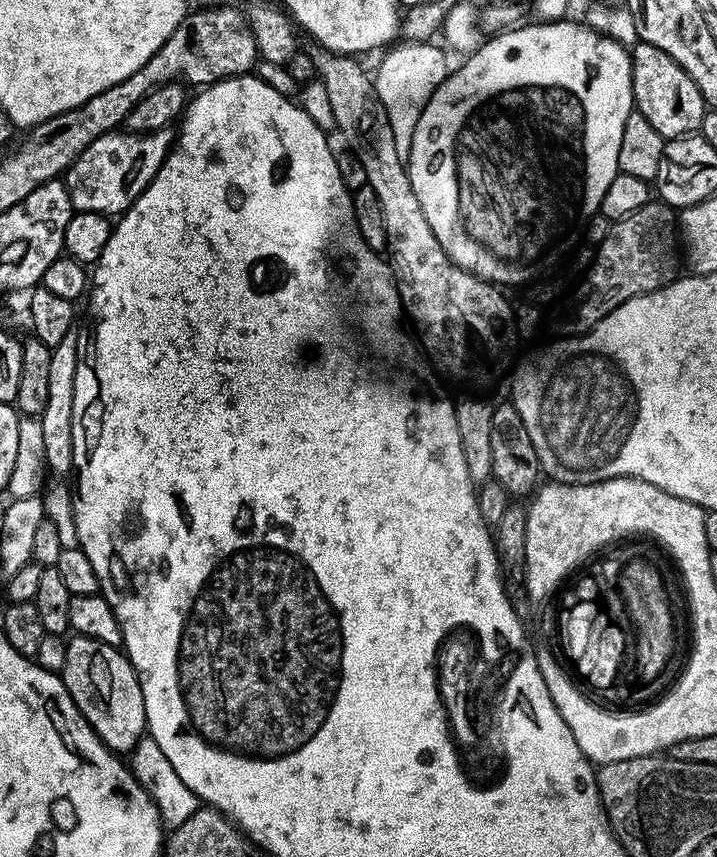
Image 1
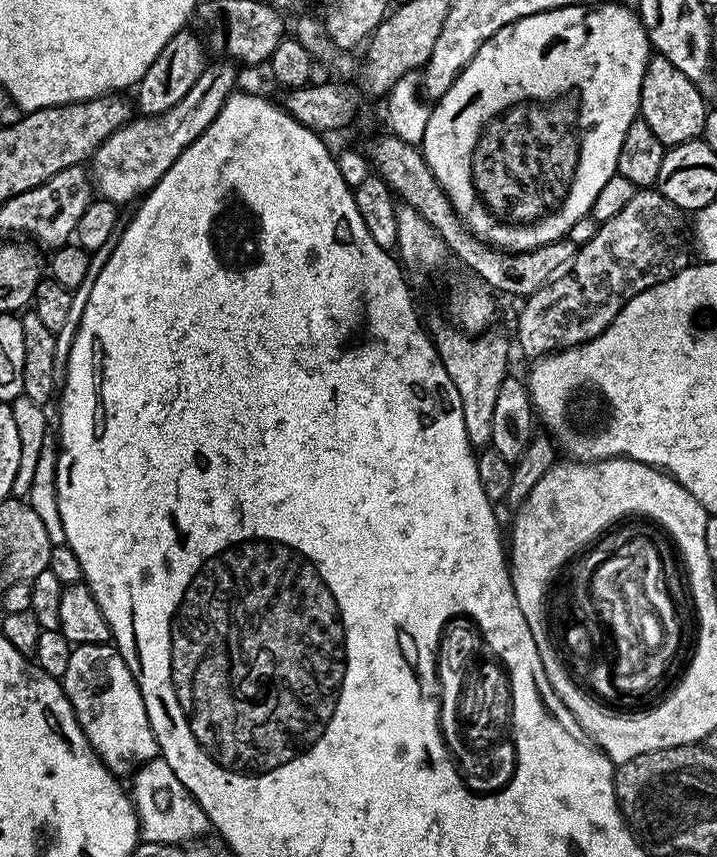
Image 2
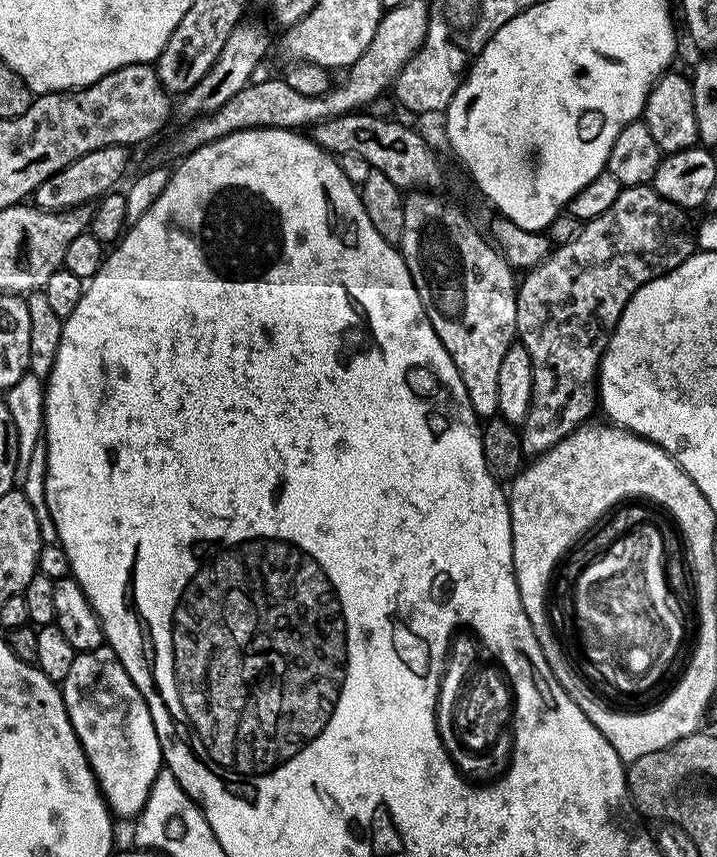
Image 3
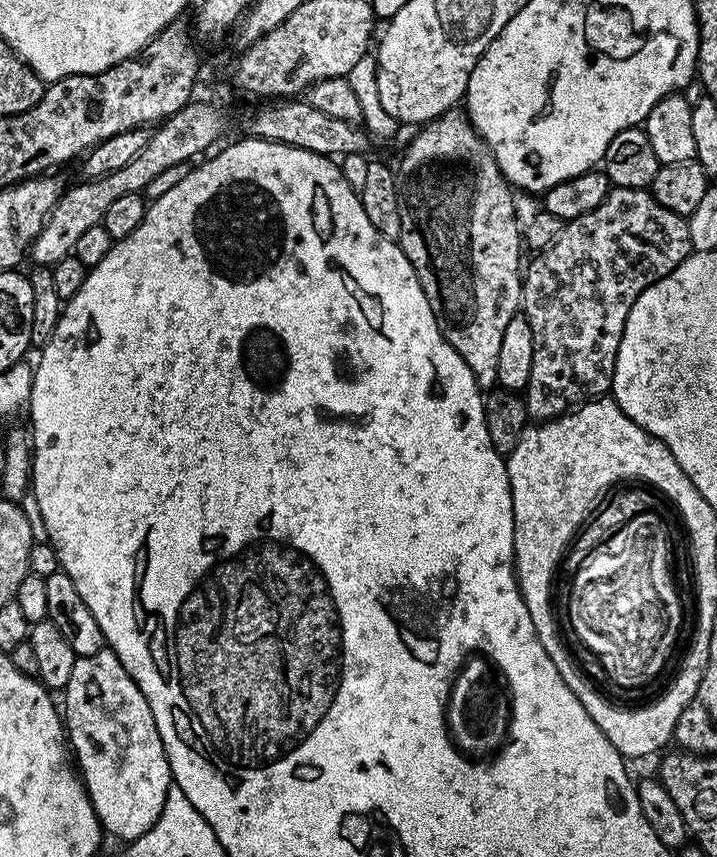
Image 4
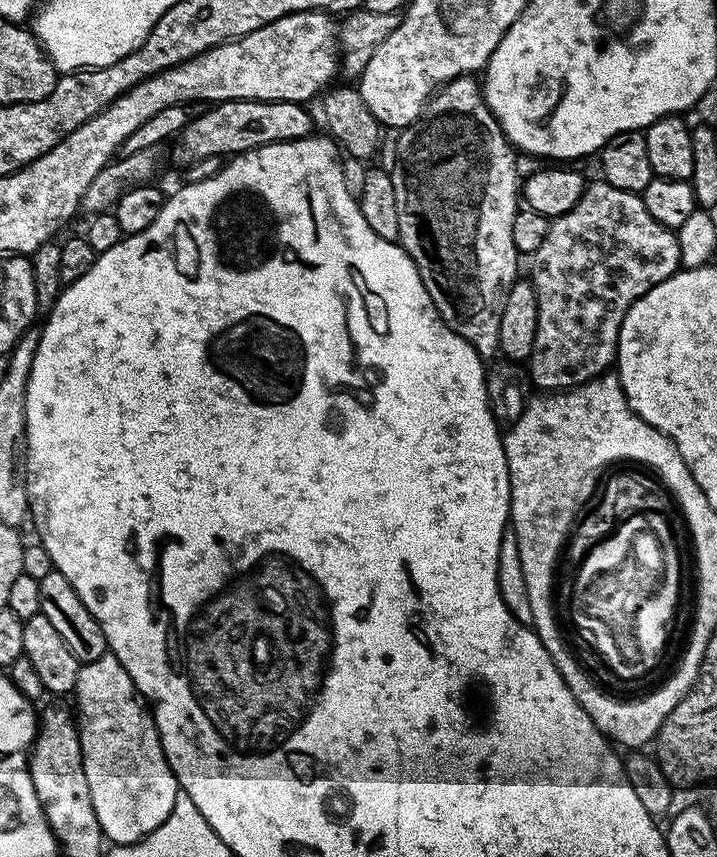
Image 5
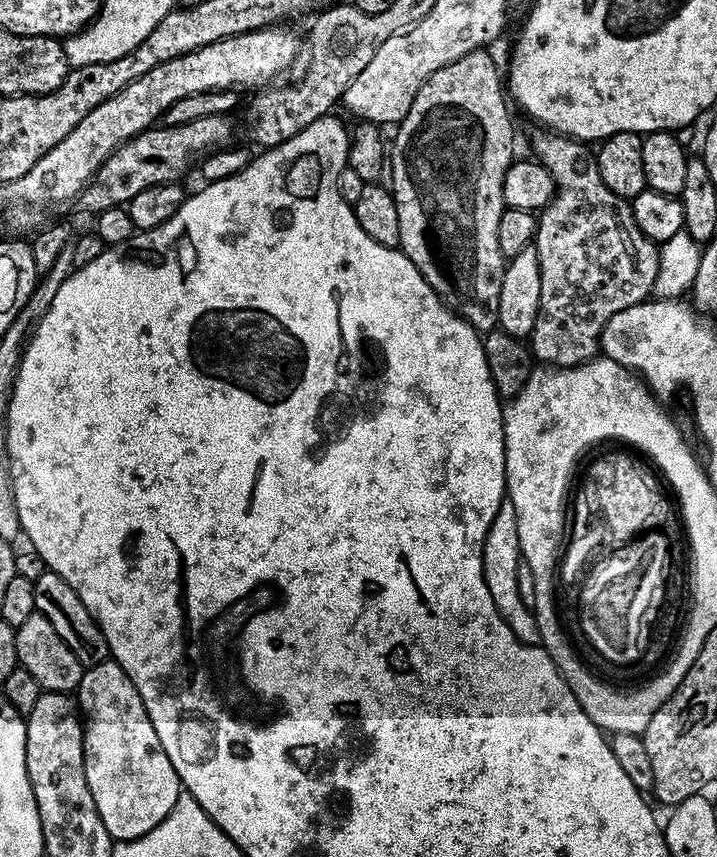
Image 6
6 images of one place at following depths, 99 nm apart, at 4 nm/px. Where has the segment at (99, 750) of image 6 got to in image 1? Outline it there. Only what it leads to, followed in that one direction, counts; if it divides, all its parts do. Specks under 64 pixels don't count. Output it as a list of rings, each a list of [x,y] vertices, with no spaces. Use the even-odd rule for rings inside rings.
[[[73,635],[71,639],[67,641],[68,649],[62,679],[70,698],[74,698],[74,706],[78,706],[86,722],[90,722],[94,734],[98,734],[98,738],[111,752],[131,753],[134,745],[145,736],[148,727],[144,709],[144,691],[140,688],[140,678],[136,675],[131,659],[120,648],[111,648],[94,638]]]

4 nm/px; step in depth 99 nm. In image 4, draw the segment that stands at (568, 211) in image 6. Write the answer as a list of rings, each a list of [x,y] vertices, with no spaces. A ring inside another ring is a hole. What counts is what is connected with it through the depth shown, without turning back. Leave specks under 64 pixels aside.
[[[613,187],[607,198],[598,206],[594,206],[594,210],[567,221],[562,234],[558,234],[558,238],[550,247],[543,249],[539,254],[533,255],[536,257],[533,258],[532,265],[529,268],[527,265],[522,276],[522,314],[526,318],[526,322],[530,322],[530,330],[534,330],[534,366],[524,396],[524,404],[528,407],[528,415],[533,421],[554,420],[557,416],[562,416],[564,413],[580,407],[581,404],[586,404],[590,400],[605,395],[611,389],[618,346],[622,342],[626,318],[630,314],[634,302],[654,282],[669,276],[692,251],[690,230],[685,217],[674,214],[674,210],[666,210],[666,206],[662,206],[652,197],[651,191],[642,188]]]

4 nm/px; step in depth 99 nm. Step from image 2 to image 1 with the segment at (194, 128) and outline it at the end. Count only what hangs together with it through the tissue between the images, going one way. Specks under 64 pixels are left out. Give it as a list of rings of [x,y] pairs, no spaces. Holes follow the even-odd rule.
[[[171,127],[157,132],[113,130],[94,138],[66,173],[68,193],[77,212],[97,212],[109,218],[119,217],[142,195],[158,174],[162,162],[174,147]]]

